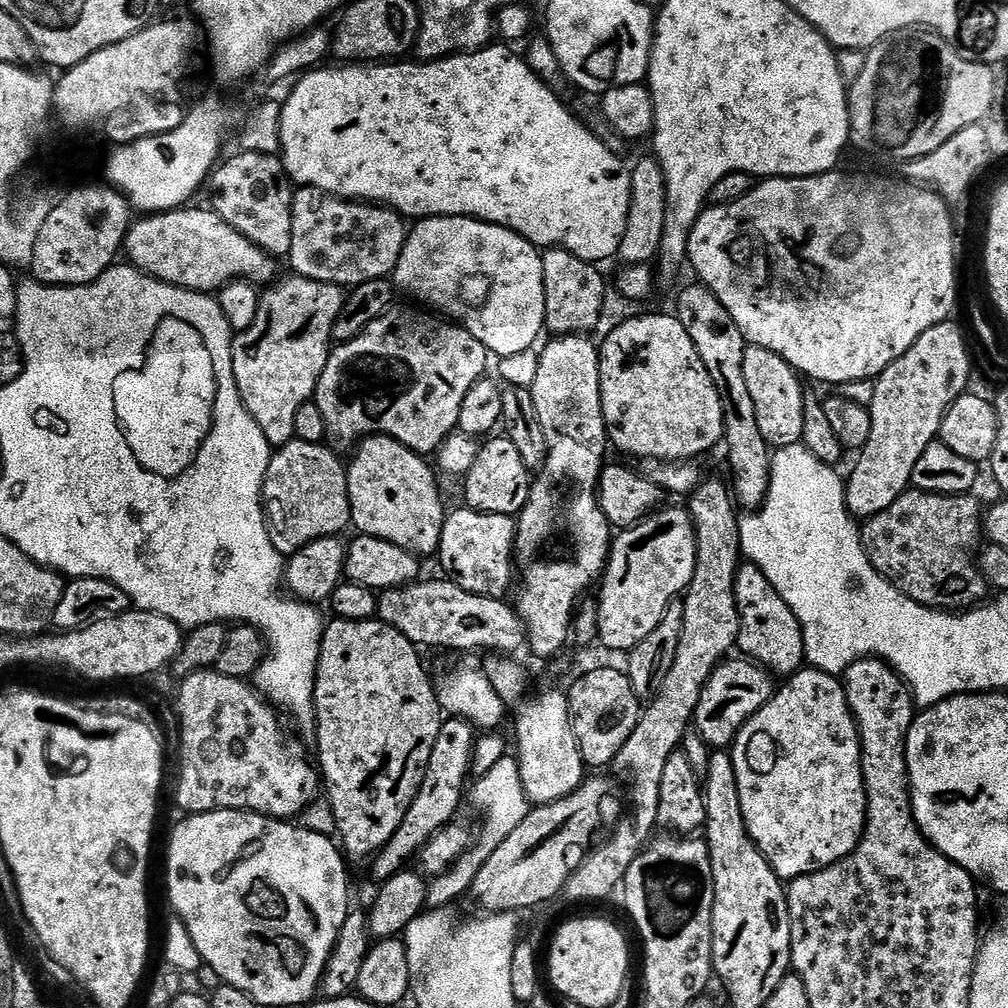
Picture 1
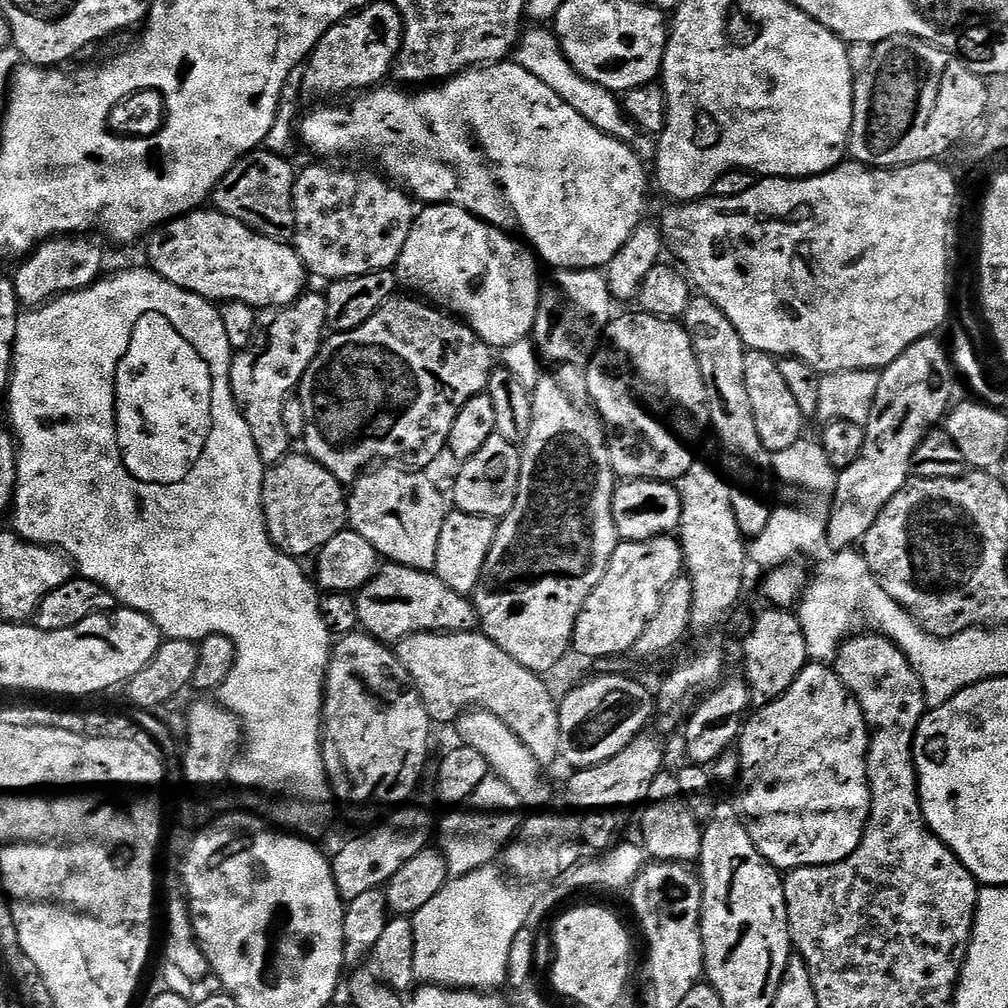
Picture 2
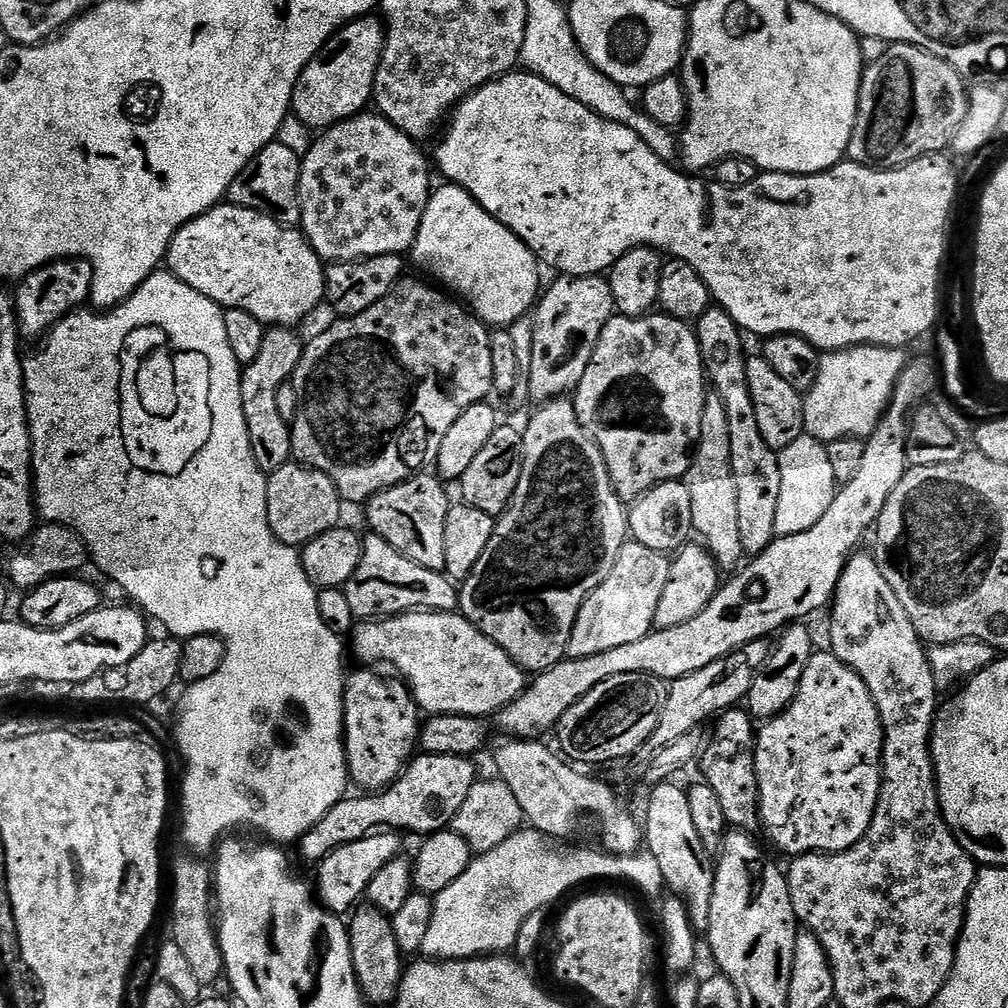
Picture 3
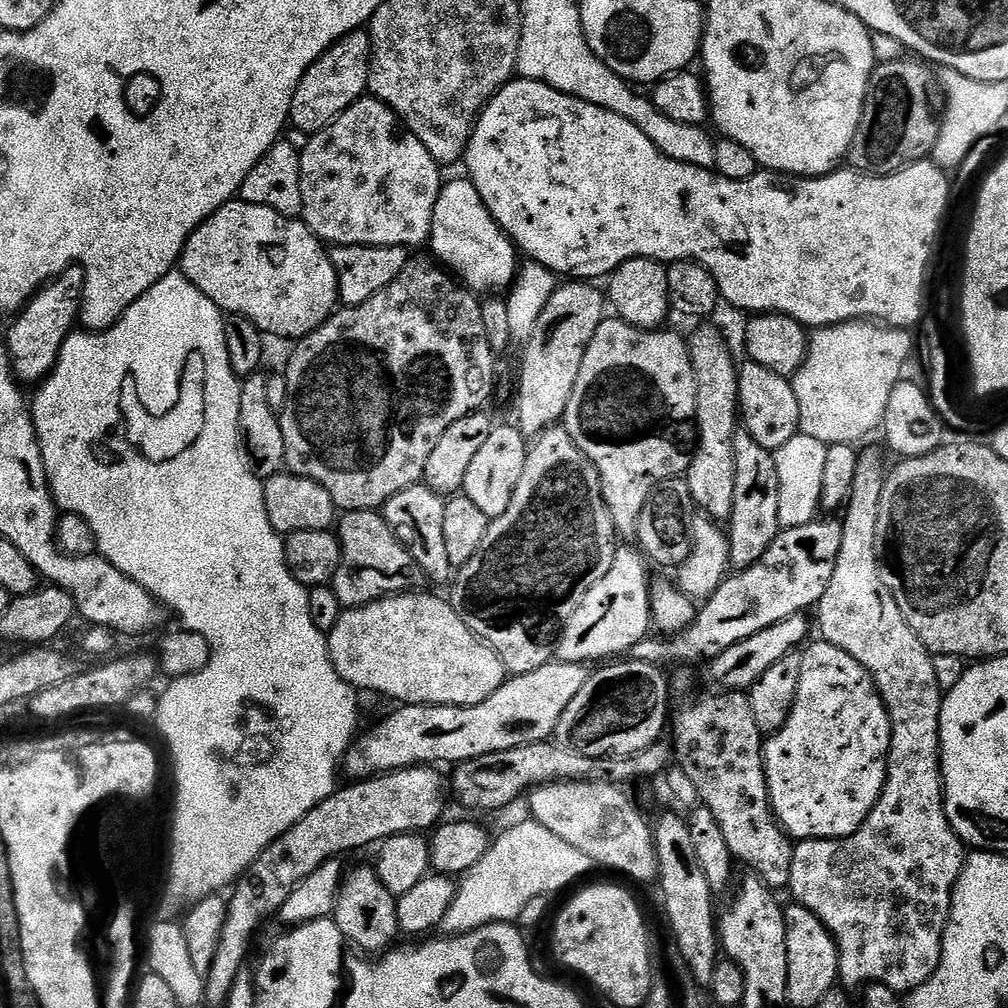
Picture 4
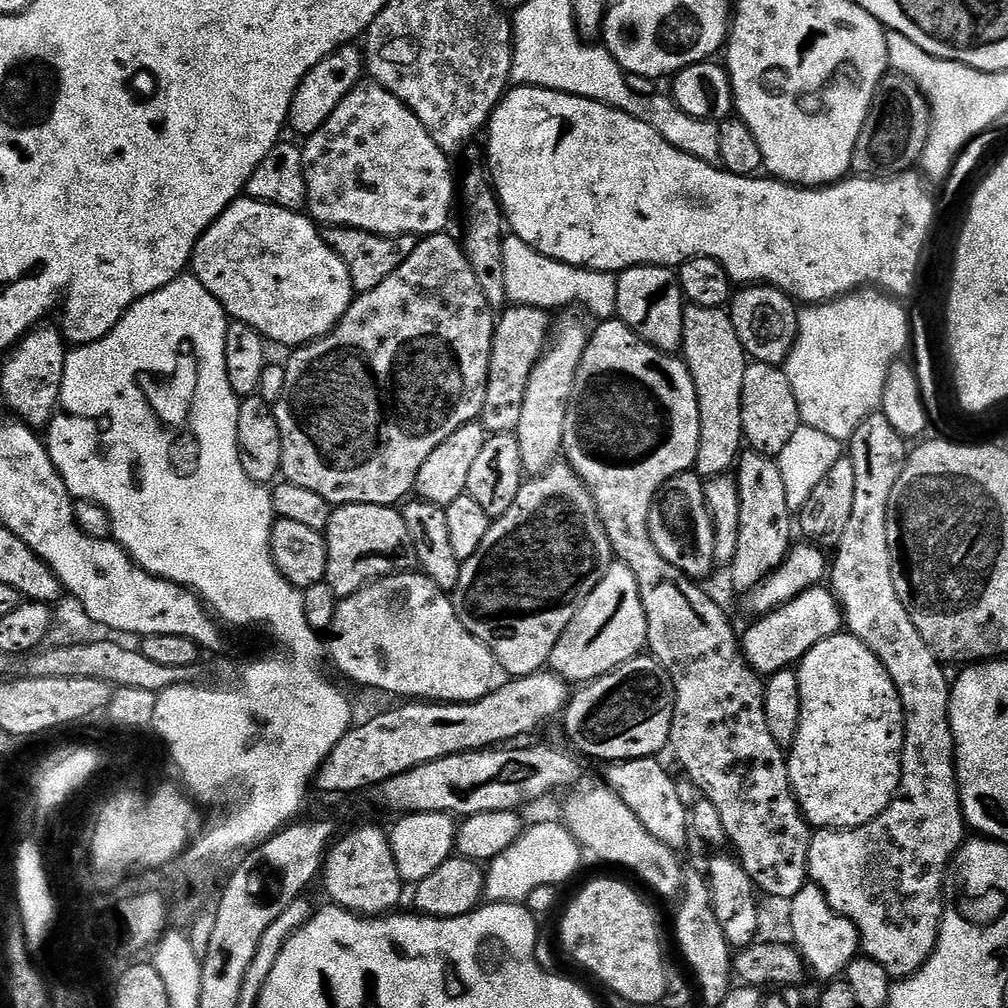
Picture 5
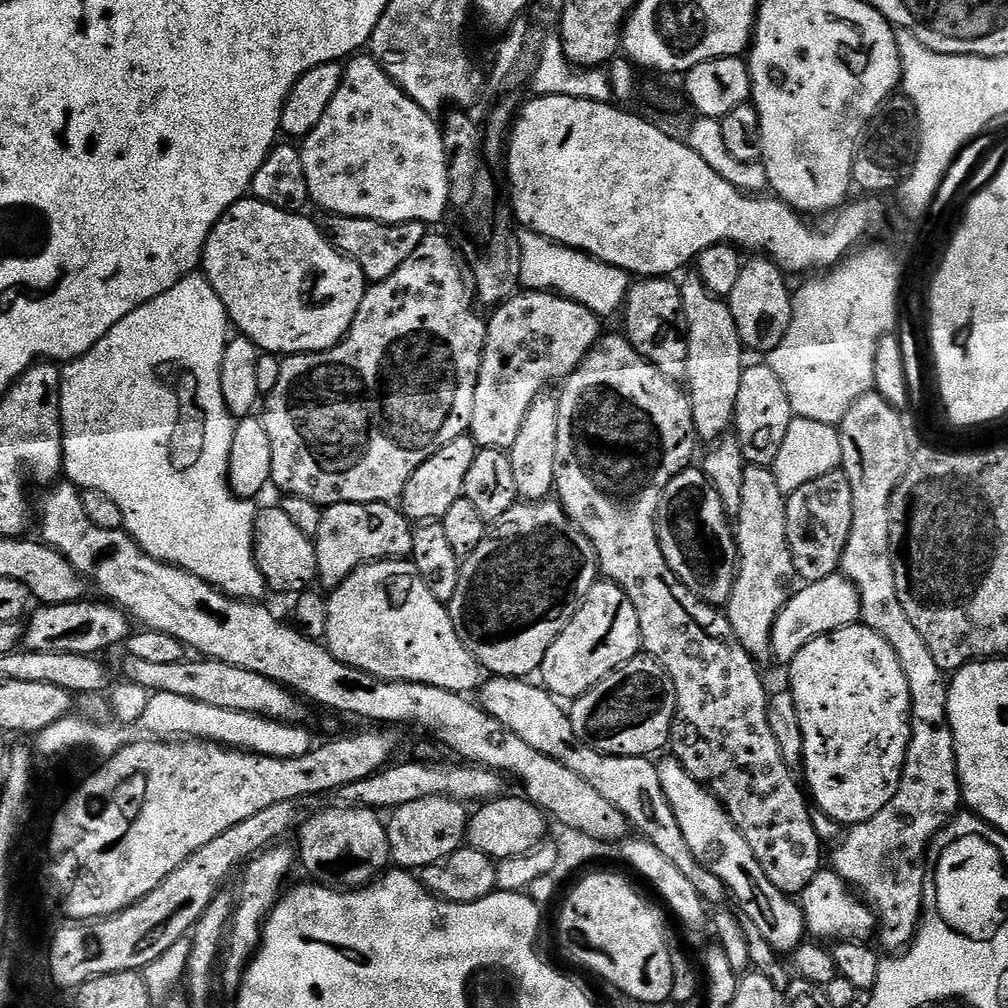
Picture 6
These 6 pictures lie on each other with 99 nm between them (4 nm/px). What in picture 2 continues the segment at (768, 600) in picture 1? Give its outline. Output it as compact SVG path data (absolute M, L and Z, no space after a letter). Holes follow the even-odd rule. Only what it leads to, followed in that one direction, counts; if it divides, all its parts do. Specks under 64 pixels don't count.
M764 606L756 616L748 637L744 640L744 673L743 679L752 694L752 704L763 706L782 698L794 682L798 682L798 674L810 663L806 634L800 625L800 617L795 611L775 606Z

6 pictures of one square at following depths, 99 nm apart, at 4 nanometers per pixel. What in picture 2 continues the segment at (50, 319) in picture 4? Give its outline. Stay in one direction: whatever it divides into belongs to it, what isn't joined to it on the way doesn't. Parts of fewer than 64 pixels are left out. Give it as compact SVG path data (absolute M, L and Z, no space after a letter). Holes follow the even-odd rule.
M88 234L53 236L39 244L35 252L23 257L21 266L14 272L16 298L25 309L39 308L42 304L65 296L68 292L80 292L101 279L104 268L104 248Z

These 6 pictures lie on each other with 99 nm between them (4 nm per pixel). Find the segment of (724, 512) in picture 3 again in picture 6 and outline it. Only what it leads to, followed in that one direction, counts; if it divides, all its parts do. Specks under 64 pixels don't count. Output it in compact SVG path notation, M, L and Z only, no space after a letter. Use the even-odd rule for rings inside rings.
M689 278L683 281L680 284L680 297L688 342L686 391L688 401L692 403L696 435L701 441L715 442L733 427L738 386L742 386L742 374L746 367L746 349L727 303L721 297L710 294L700 280Z

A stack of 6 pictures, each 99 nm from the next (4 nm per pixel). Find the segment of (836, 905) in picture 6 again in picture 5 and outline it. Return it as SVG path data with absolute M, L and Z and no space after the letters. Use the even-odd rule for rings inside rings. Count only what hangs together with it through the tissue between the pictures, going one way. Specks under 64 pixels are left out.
M811 882L798 890L798 894L794 894L787 908L788 924L792 927L791 943L800 951L800 957L808 965L809 973L813 977L817 976L820 982L843 977L850 962L860 952L860 935L854 922L835 912L830 902L826 902L822 890Z

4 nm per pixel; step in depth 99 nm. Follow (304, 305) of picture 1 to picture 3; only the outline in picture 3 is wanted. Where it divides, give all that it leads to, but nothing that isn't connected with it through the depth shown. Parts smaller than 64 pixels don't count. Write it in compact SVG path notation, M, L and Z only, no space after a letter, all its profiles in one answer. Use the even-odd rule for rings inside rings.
M272 326L265 331L262 350L258 358L243 369L240 377L242 386L242 414L246 414L246 426L252 443L252 453L260 471L270 474L293 459L292 430L289 421L278 414L278 386L289 383L296 373L298 362L304 353L305 341L295 336L288 326Z

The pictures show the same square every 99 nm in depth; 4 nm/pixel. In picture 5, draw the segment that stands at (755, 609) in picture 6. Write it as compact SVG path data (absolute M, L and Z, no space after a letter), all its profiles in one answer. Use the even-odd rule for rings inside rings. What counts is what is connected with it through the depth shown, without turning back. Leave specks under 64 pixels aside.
M751 450L741 451L734 475L740 499L740 525L738 546L730 571L733 586L737 588L737 593L743 594L763 582L788 557L794 544L794 509L786 502L782 470L773 457Z

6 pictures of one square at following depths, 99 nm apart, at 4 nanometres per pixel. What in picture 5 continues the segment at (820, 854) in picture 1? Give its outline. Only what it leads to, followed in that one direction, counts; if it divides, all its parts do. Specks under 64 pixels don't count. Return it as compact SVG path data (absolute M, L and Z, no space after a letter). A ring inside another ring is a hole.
M837 634L818 642L814 646L814 650L805 654L800 659L795 674L800 683L802 710L798 722L798 734L792 739L786 759L790 786L796 796L796 801L800 803L800 812L813 829L847 830L857 828L874 818L878 818L878 814L882 814L882 810L886 810L886 806L890 806L890 802L900 785L900 759L902 758L902 746L904 745L904 707L886 666L882 666L882 662L874 654L874 650L870 650L870 646L866 646L866 642L862 642L858 637L851 634Z

